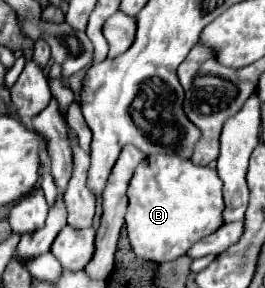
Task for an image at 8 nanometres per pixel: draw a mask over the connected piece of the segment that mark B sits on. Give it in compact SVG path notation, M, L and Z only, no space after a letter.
M152 155L148 161L144 159L128 185L128 213L126 213L126 229L128 239L132 245L132 251L136 257L154 261L154 263L166 263L182 257L188 253L188 249L204 239L206 235L212 235L224 225L222 219L224 201L222 201L222 183L214 169L210 167L196 167L188 159L180 159L176 155Z

